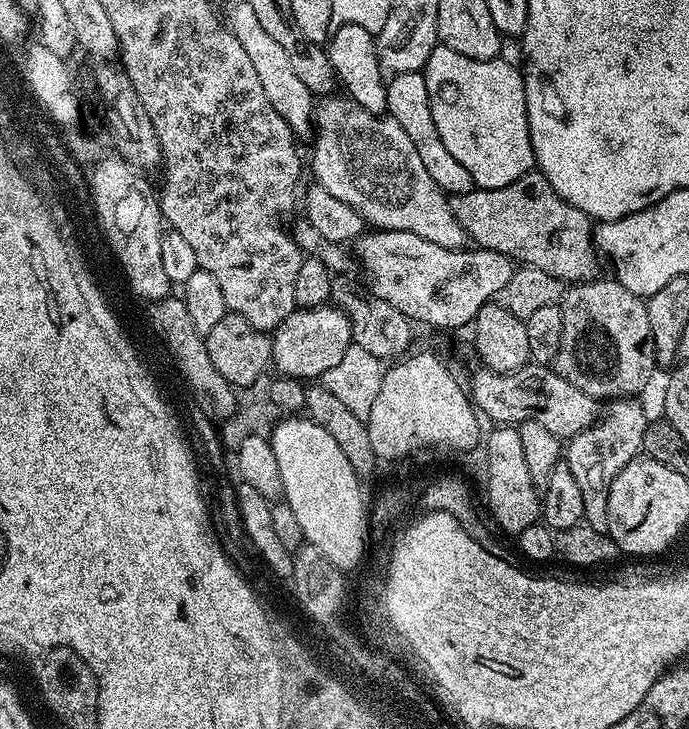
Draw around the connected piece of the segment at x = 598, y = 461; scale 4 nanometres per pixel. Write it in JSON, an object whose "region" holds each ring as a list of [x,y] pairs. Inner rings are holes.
{"region":[[[636,398],[613,399],[596,423],[579,432],[566,444],[566,462],[570,466],[570,474],[574,474],[582,490],[583,523],[594,526],[594,530],[599,532],[608,531],[608,499],[614,478],[631,460],[641,455],[644,447],[644,432],[648,429],[650,416],[644,413],[638,401]]]}

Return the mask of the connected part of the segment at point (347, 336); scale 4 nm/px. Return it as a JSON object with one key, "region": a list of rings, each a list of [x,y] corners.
{"region":[[[335,306],[297,307],[295,312],[291,312],[274,329],[272,364],[281,376],[292,376],[295,380],[312,382],[322,378],[326,370],[331,370],[352,345],[352,327],[348,316],[340,308]]]}

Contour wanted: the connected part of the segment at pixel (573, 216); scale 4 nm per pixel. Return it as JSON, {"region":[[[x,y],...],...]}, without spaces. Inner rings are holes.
{"region":[[[538,170],[526,173],[518,182],[510,182],[510,186],[501,188],[478,188],[473,187],[471,192],[461,196],[451,197],[452,213],[454,218],[464,228],[465,237],[473,245],[489,248],[512,257],[513,261],[521,265],[537,267],[546,274],[554,274],[554,278],[565,282],[583,282],[591,280],[597,275],[596,260],[598,253],[594,247],[594,221],[578,206],[563,200],[546,182],[546,178]]]}

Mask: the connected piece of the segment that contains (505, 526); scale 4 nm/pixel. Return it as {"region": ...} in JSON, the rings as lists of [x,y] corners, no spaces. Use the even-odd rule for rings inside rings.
{"region":[[[496,426],[486,437],[488,443],[488,512],[496,519],[495,527],[501,533],[518,534],[526,526],[537,523],[542,516],[542,496],[530,482],[530,470],[522,455],[522,438],[519,427]]]}

